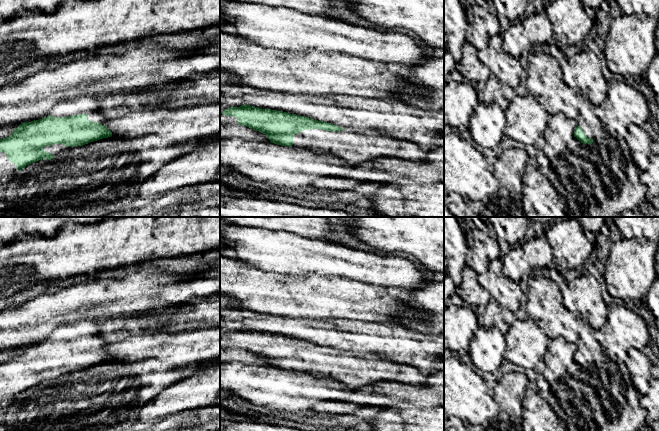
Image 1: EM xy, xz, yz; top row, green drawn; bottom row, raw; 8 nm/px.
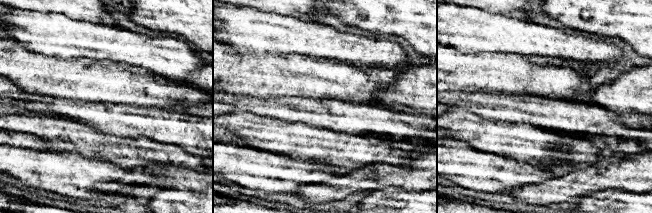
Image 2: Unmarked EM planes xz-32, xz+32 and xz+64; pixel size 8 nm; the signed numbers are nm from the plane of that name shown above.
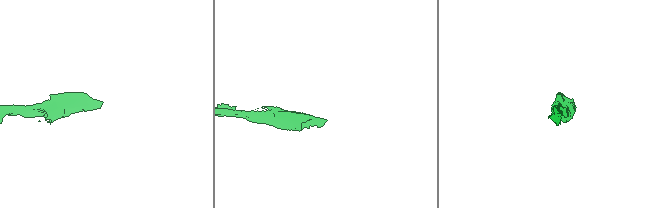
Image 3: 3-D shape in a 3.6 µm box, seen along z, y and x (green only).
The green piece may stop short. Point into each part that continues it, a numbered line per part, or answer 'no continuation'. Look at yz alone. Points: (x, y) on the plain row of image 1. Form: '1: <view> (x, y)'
1: yz (592, 350)

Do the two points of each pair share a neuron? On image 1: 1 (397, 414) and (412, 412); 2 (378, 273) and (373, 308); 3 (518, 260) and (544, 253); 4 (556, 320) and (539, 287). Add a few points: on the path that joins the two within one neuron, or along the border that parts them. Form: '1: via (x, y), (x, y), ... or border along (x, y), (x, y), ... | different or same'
1: via (401, 414), (408, 414) | same
2: border along (354, 279), (373, 284), (376, 287) | different
3: via (524, 259), (538, 253) | same
4: via (549, 312), (545, 307), (544, 295) | same

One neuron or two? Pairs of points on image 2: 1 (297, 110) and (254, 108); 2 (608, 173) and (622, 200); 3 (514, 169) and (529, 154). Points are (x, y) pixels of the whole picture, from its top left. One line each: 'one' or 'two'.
1: one
2: two
3: two

